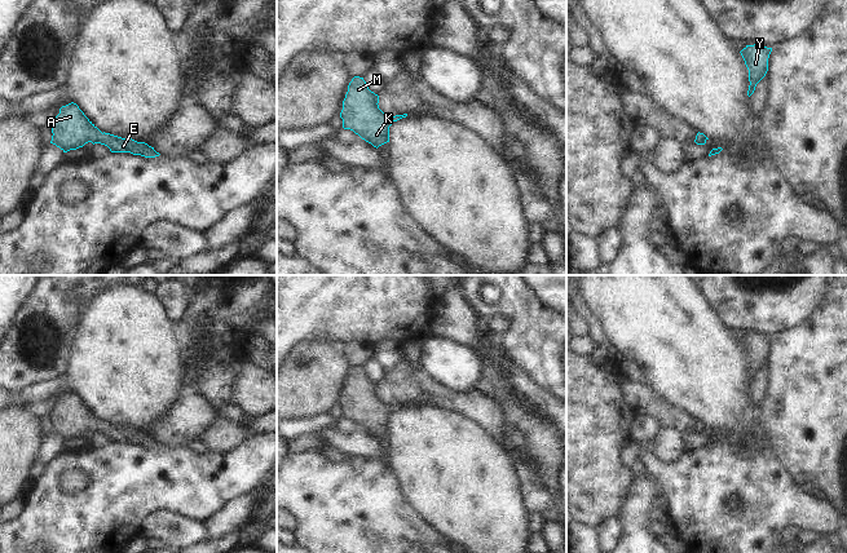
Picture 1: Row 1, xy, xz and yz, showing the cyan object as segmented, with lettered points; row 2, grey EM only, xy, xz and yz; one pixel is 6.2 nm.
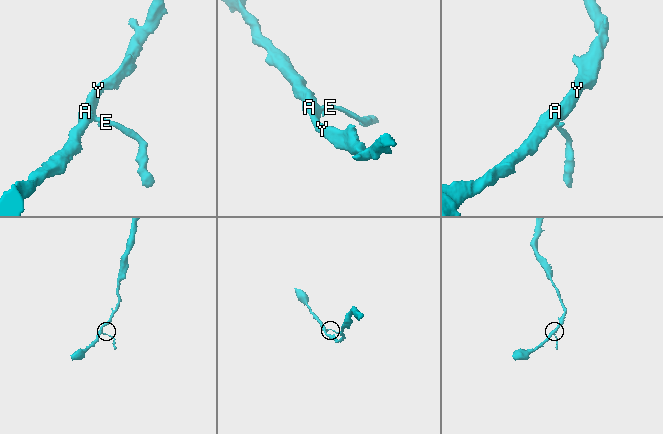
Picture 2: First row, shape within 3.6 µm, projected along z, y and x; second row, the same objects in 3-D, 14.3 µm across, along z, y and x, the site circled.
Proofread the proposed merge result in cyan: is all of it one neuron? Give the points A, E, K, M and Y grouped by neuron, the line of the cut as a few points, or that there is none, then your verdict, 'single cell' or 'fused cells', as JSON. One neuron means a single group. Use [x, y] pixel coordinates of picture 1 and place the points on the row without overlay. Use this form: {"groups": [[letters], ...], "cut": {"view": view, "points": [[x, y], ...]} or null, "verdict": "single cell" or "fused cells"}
{"groups": [["A", "E", "K", "M", "Y"]], "cut": null, "verdict": "single cell"}

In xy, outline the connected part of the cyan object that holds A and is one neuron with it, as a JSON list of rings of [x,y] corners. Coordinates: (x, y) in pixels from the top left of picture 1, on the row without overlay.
[[[74,391],[62,395],[54,407],[50,433],[63,442],[83,437],[92,432],[105,434],[111,442],[131,442],[145,447],[155,447],[160,443],[145,432],[132,428],[122,428],[110,423],[102,423]]]

